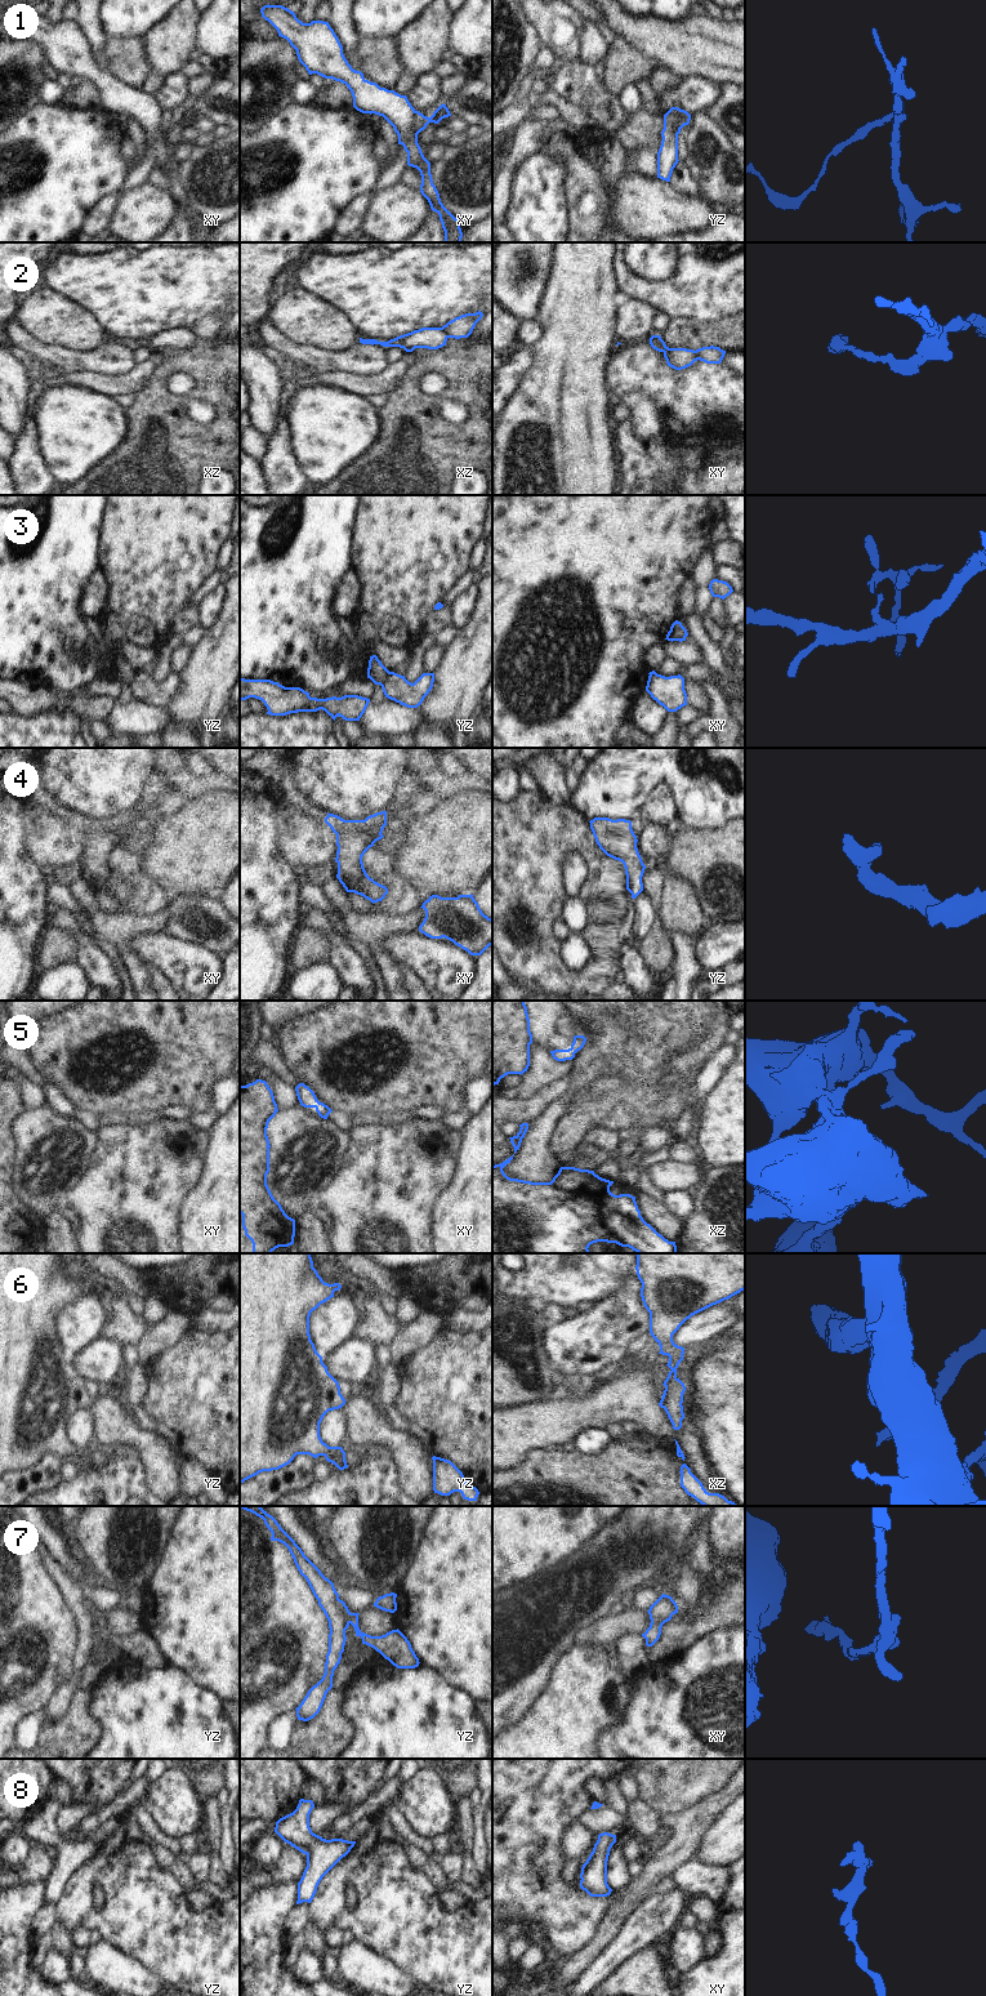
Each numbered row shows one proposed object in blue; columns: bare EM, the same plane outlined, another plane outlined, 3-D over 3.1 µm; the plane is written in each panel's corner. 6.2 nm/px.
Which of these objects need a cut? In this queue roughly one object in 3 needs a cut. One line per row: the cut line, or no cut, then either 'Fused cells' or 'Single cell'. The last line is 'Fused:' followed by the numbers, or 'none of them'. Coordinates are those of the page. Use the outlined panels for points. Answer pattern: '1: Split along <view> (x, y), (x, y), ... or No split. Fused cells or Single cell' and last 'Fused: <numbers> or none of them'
1: Split along yz (682, 110), (669, 120), (676, 133). Fused cells
2: Split along xz (440, 328), (449, 337). Fused cells
3: Split along yz (389, 672), (382, 686). Fused cells
4: No split. Single cell
5: No split. Single cell
6: No split. Single cell
7: No split. Single cell
8: No split. Single cell
Fused: 1, 2, 3

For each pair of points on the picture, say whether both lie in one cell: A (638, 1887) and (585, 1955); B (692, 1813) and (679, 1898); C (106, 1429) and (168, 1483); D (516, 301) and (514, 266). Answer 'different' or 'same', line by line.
A: same
B: different
C: same
D: same

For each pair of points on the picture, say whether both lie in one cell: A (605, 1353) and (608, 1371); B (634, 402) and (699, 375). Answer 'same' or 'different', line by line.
A: different
B: different

